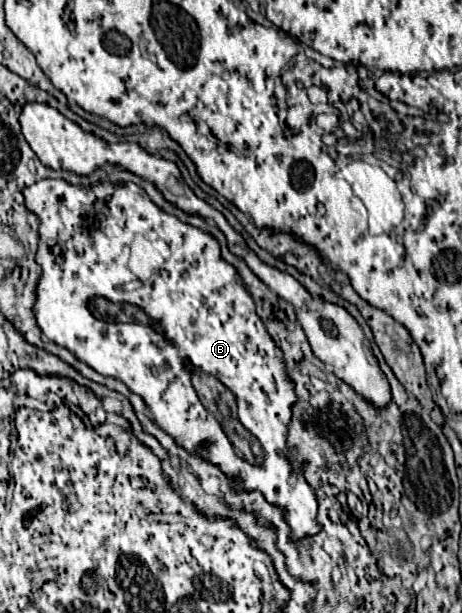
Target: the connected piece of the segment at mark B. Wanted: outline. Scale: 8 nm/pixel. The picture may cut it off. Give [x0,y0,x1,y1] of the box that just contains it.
[23,178,321,538]

